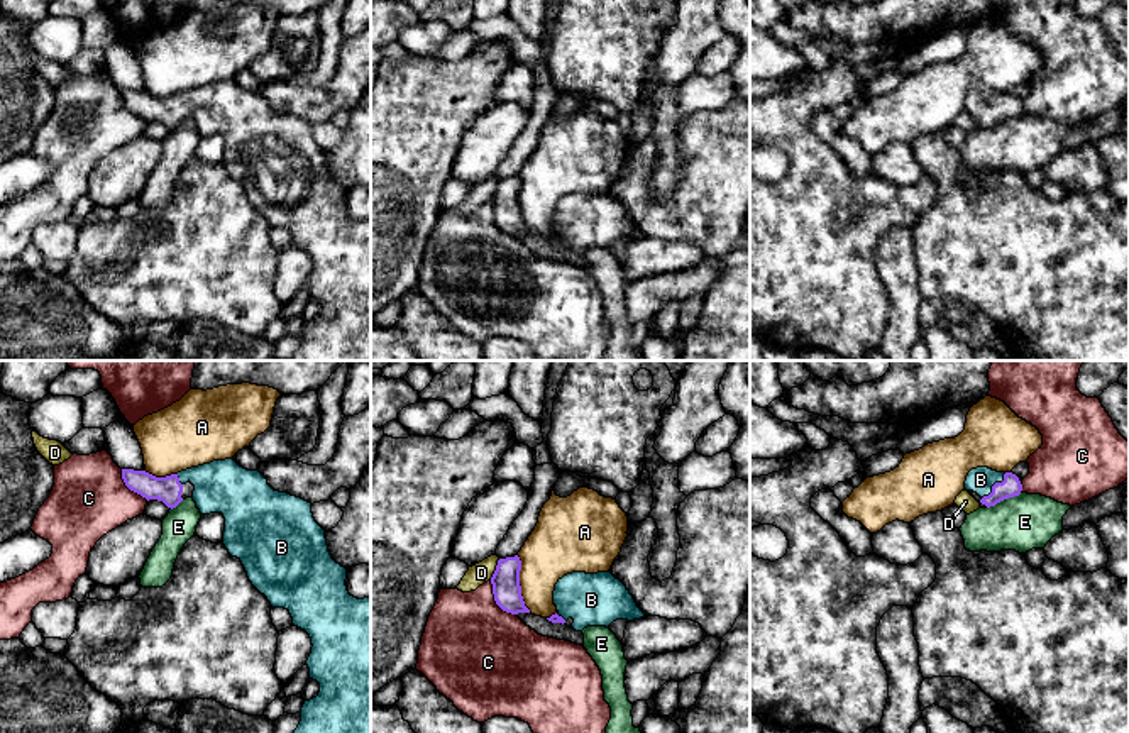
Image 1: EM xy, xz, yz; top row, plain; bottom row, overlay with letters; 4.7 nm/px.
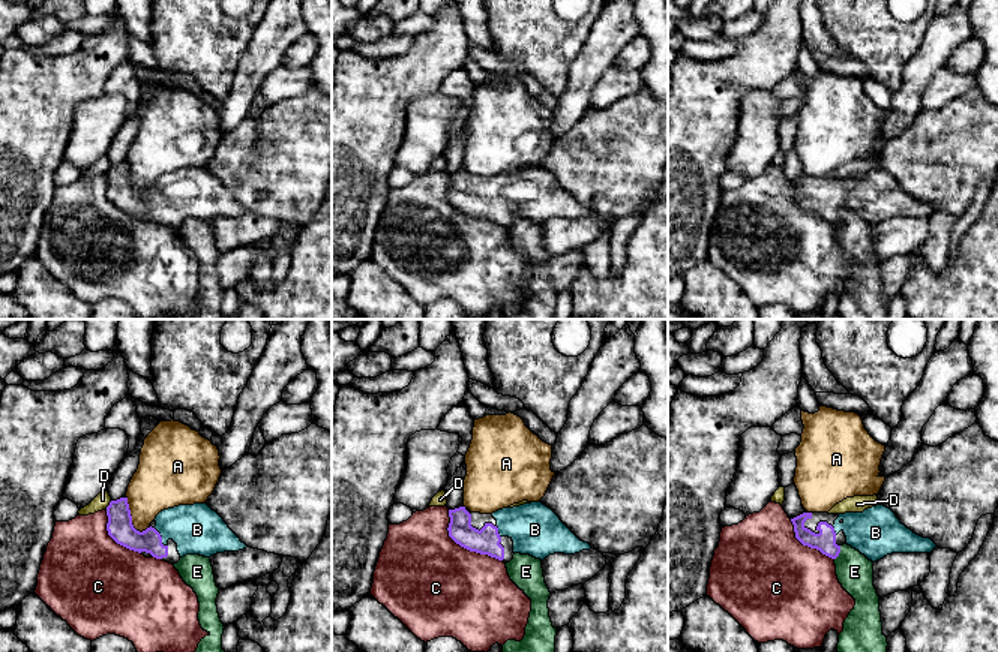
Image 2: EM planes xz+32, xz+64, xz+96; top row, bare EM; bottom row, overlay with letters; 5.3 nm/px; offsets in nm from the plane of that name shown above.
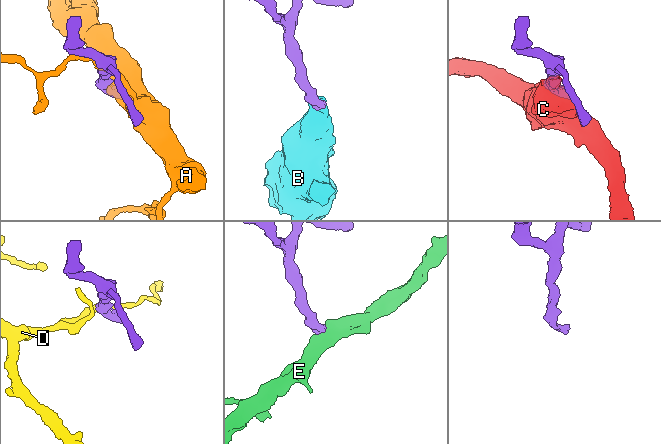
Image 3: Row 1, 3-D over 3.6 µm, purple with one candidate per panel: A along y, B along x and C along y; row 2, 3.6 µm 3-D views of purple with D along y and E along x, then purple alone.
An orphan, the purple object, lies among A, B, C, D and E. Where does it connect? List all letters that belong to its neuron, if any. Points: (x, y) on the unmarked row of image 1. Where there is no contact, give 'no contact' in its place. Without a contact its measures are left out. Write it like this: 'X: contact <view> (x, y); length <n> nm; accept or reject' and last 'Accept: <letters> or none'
A: contact xz (518, 205); length 280 nm; reject
B: contact yz (994, 105); length 170 nm; accept
C: contact xz (495, 220); length 200 nm; reject
D: contact xz (496, 190); length 120 nm; reject
E: contact yz (1004, 119); length 180 nm; reject
Accept: B

